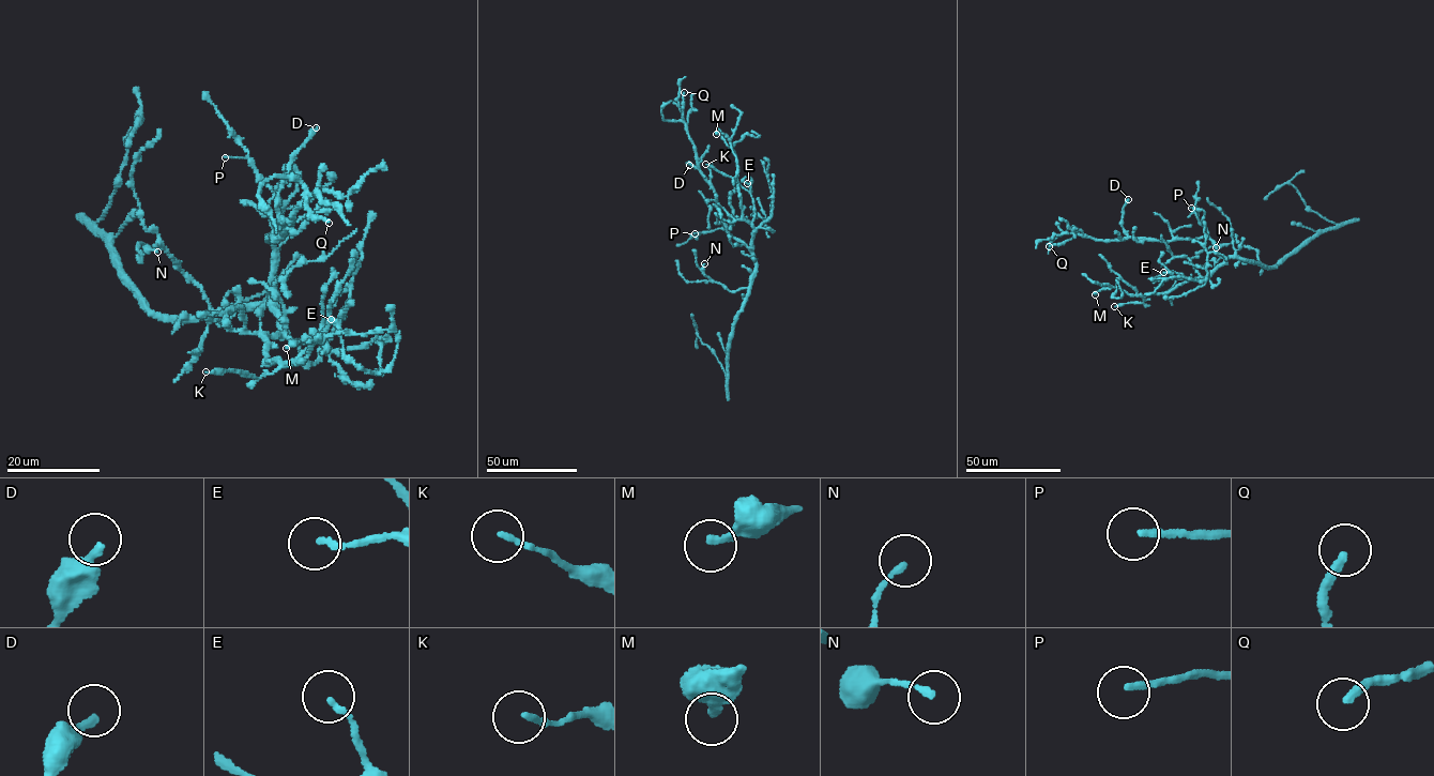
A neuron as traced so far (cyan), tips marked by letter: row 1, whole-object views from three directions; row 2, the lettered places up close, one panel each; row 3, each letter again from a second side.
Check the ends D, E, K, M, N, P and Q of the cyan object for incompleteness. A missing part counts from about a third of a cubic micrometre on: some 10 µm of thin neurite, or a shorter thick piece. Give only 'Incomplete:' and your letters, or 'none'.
Incomplete: P, Q

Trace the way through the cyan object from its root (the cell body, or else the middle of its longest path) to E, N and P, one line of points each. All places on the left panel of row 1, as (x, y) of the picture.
E: (268, 303), (277, 297), (274, 306), (283, 317), (279, 324), (283, 336), (293, 340), (317, 336), (331, 319)
N: (268, 303), (213, 310), (201, 289), (179, 270), (164, 248), (146, 246), (157, 252)
P: (268, 303), (275, 297), (270, 287), (275, 254), (272, 240), (283, 212), (279, 198), (248, 158), (225, 157)

